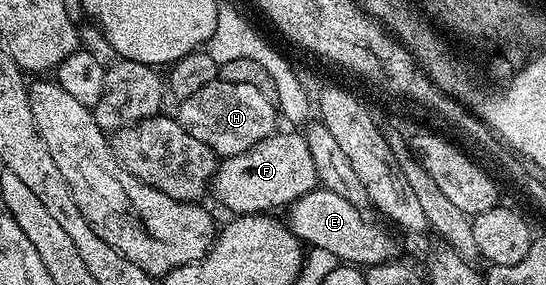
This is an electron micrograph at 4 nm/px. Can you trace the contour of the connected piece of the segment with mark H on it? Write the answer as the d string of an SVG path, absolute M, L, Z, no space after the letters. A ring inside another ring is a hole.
M217 79L202 87L202 91L194 91L194 95L183 98L179 105L180 110L174 113L176 120L183 129L190 131L190 135L194 135L194 139L213 149L220 159L250 151L250 147L265 141L278 129L278 109L273 98L262 95L262 91L258 91L258 87L250 87L250 83Z

